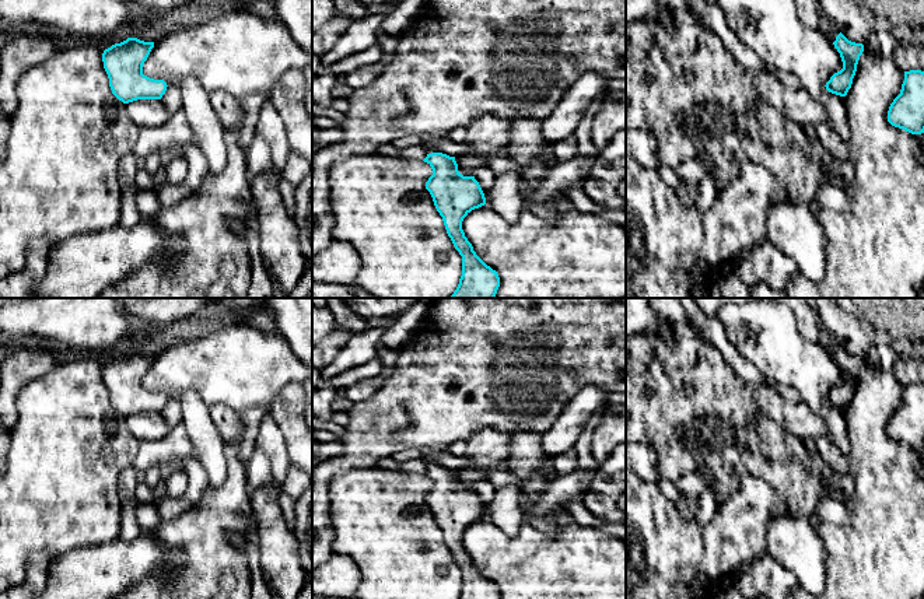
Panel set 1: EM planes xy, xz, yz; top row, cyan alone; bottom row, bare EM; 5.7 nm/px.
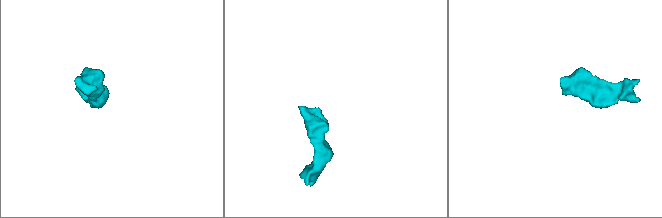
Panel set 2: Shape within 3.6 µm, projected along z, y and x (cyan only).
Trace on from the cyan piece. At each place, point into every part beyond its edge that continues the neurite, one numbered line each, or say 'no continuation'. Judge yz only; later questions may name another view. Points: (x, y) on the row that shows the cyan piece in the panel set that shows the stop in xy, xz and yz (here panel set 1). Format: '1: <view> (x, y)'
no continuation

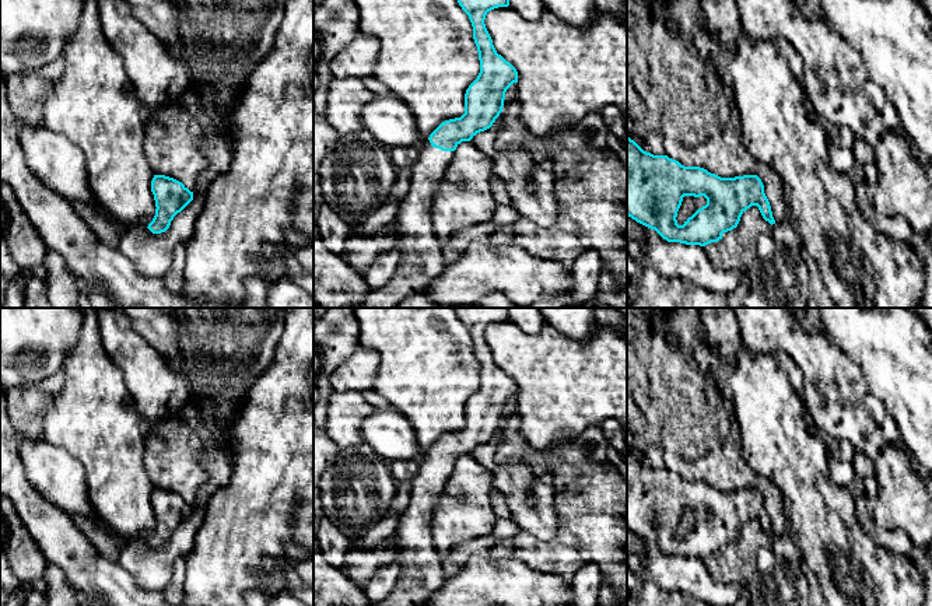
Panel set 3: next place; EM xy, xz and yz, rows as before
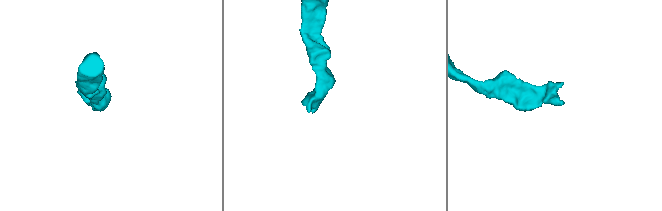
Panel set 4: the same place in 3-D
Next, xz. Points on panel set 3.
1: xz (421, 261)

